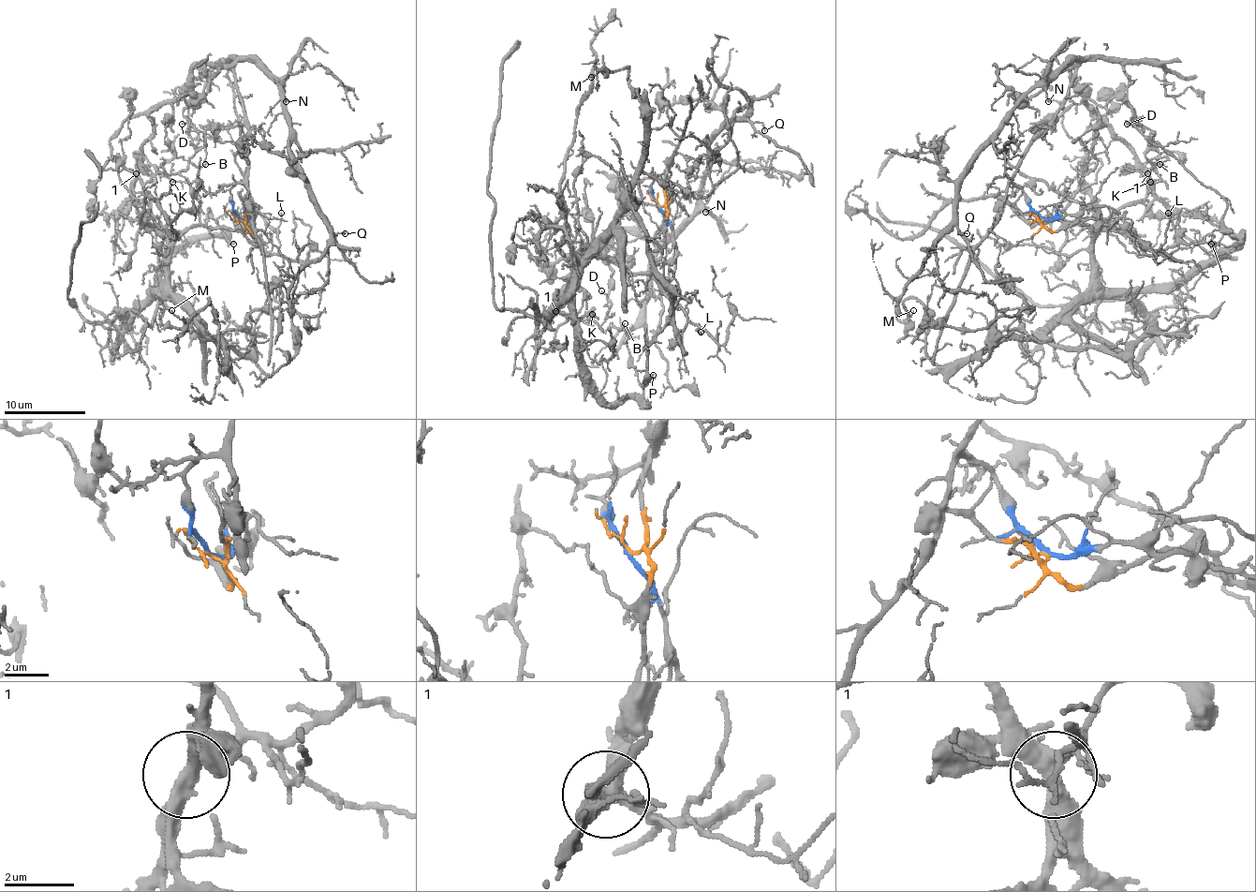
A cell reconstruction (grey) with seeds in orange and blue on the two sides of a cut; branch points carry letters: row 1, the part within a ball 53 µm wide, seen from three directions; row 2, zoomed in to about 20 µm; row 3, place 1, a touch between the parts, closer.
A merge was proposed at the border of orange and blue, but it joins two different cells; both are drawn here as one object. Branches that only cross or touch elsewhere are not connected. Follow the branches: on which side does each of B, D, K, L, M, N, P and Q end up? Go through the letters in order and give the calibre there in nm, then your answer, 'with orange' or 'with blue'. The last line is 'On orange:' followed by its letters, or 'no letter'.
B: 140 nm | with orange
D: 110 nm | with blue
K: 100 nm | with orange
L: 140 nm | with orange
M: 110 nm | with orange
N: 110 nm | with blue
P: 160 nm | with orange
Q: 130 nm | with blue
On orange: B, K, L, M, P

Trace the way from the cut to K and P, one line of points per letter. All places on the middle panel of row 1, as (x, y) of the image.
K: (659, 206), (661, 259), (651, 273), (590, 257), (552, 309), (586, 323), (592, 314)
P: (659, 206), (651, 273), (592, 257), (576, 275), (584, 379), (619, 403), (653, 375)

